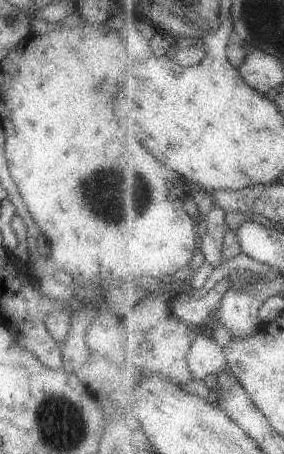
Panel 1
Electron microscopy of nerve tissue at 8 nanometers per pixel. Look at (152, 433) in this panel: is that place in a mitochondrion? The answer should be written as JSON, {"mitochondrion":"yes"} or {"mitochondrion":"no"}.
{"mitochondrion":"no"}

